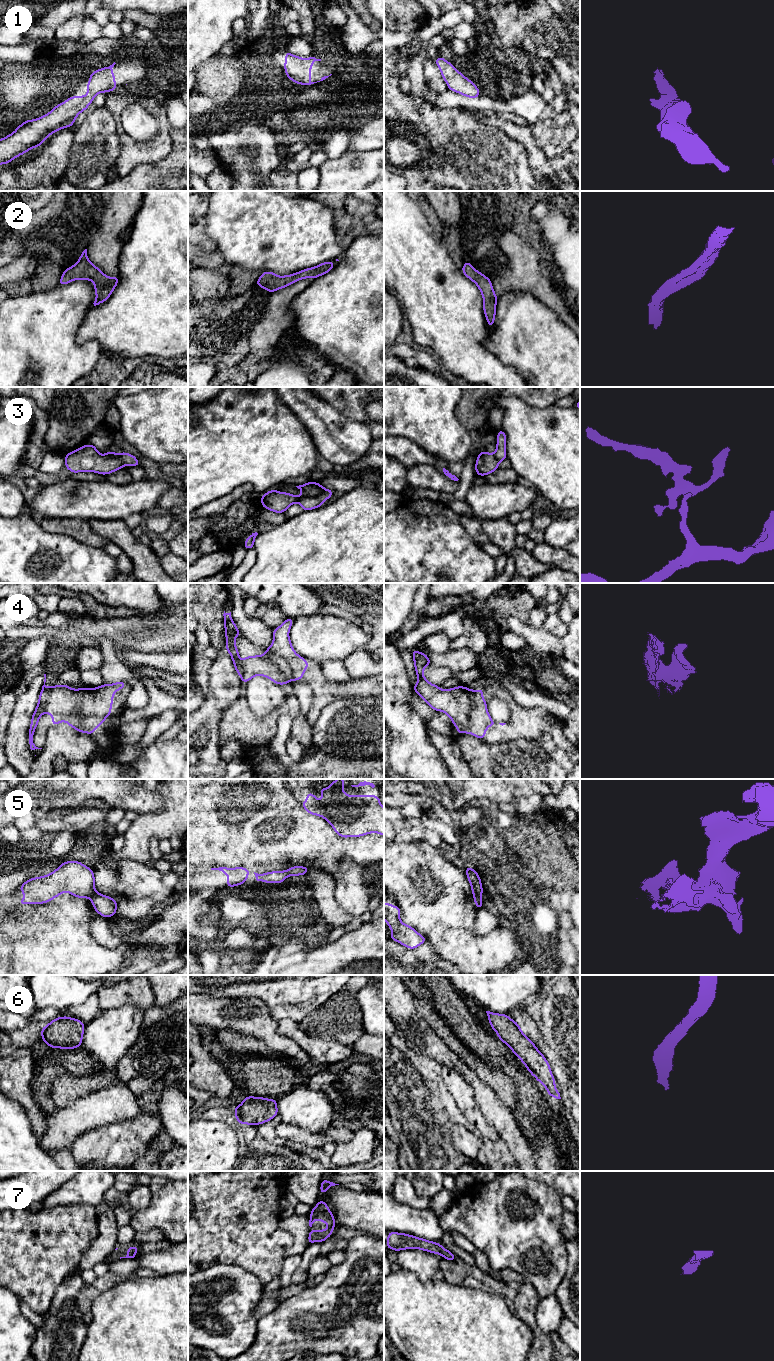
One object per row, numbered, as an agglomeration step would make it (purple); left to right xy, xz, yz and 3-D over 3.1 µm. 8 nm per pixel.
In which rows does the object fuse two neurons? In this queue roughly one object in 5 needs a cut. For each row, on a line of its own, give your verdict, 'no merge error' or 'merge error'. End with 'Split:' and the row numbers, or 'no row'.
1: no merge error
2: no merge error
3: merge error
4: no merge error
5: merge error
6: no merge error
7: no merge error
Split: 3, 5

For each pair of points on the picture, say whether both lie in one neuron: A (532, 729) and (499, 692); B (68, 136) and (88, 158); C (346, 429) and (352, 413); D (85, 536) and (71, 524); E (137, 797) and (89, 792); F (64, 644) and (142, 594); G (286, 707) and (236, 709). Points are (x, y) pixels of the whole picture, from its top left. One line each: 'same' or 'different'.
A: same
B: different
C: different
D: same
E: same
F: different
G: same

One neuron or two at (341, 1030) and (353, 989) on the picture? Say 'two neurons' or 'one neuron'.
one neuron

